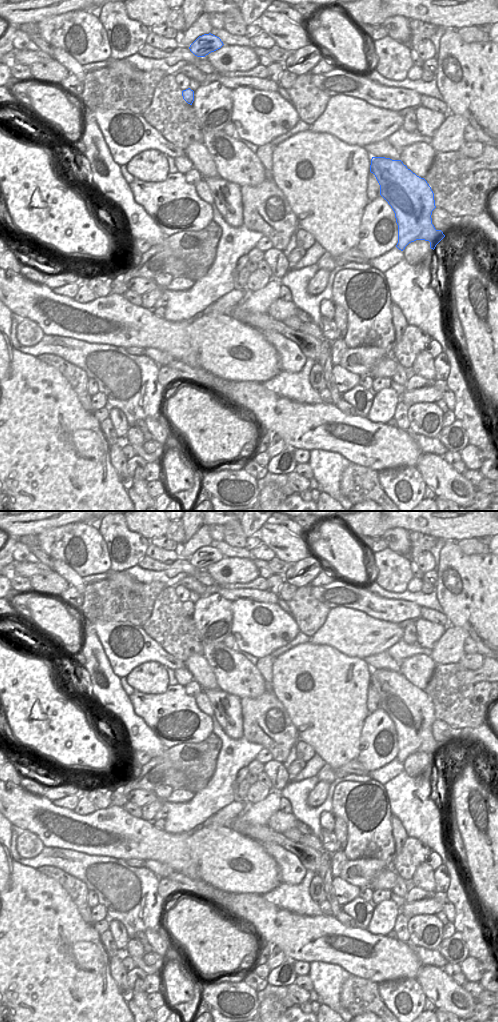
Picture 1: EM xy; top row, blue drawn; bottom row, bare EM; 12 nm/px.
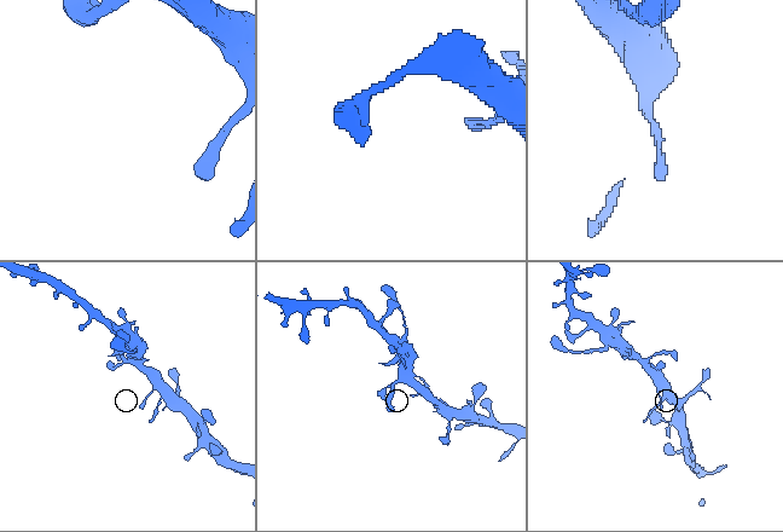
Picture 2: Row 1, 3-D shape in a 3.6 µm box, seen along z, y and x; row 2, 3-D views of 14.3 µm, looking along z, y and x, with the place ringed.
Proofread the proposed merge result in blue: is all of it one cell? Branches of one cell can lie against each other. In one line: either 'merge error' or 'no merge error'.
no merge error

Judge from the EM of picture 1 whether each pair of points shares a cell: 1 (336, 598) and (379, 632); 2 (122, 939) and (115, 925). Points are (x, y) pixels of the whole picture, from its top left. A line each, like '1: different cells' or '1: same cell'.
1: different cells
2: same cell

